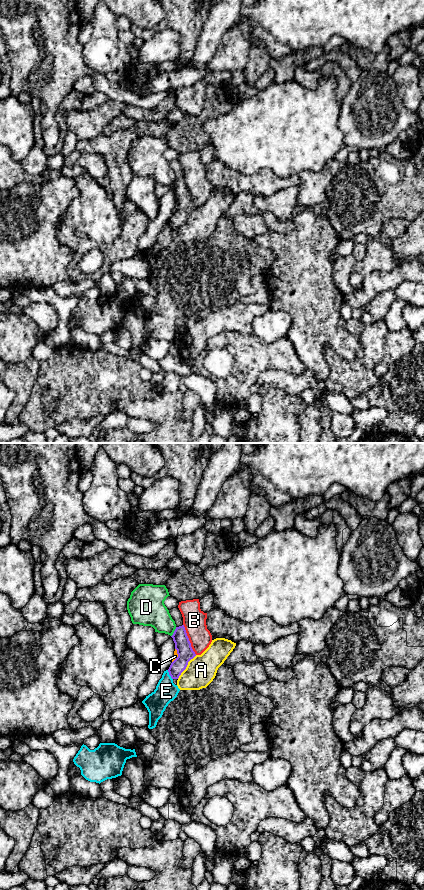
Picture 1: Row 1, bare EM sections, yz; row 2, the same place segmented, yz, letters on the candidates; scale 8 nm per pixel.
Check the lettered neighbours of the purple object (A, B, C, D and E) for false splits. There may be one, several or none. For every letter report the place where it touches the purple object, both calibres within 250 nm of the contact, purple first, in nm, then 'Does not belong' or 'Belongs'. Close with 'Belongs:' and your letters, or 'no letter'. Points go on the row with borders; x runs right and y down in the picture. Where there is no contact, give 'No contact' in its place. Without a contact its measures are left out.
A: Touches purple at yz (186, 666). Thickness 130 nm (purple) against 240 nm. Does not belong
B: Touches purple at yz (188, 639). Thickness 130 nm (purple) against 190 nm. Does not belong
C: Touches purple at yz (178, 655). Thickness 130 nm (purple) against 40 nm. Does not belong
D: Touches purple at yz (174, 632). Thickness 130 nm (purple) against 240 nm. Does not belong
E: Touches purple at yz (169, 674). Thickness 130 nm (purple) against 180 nm. Does not belong
Belongs: no letter

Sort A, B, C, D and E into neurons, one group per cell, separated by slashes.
A / B / C E / D

